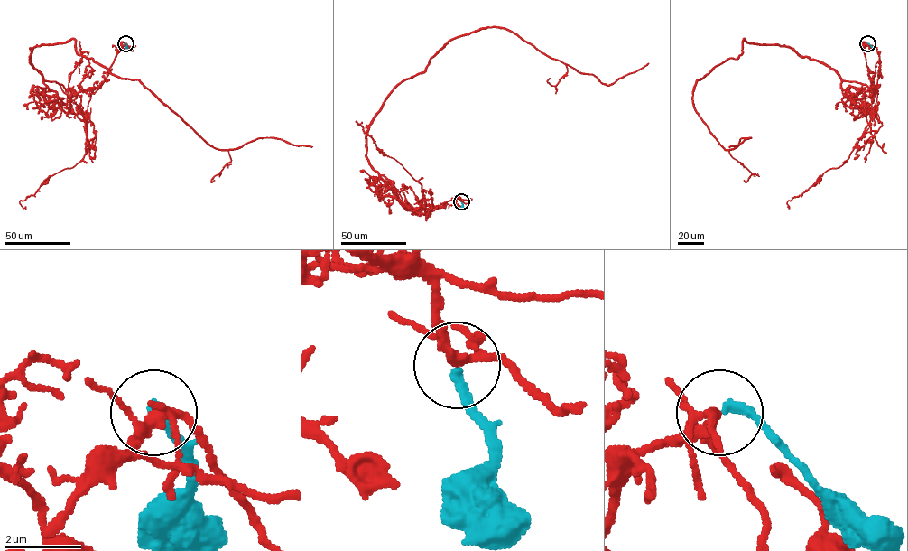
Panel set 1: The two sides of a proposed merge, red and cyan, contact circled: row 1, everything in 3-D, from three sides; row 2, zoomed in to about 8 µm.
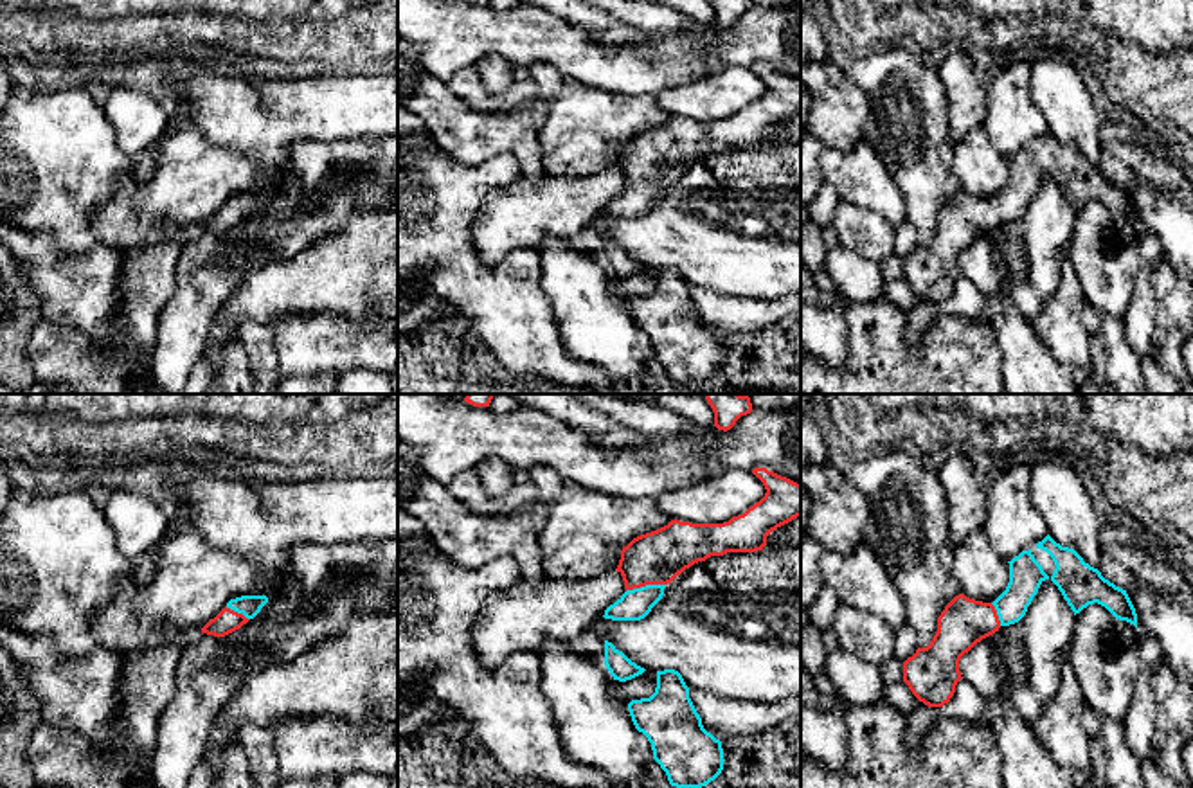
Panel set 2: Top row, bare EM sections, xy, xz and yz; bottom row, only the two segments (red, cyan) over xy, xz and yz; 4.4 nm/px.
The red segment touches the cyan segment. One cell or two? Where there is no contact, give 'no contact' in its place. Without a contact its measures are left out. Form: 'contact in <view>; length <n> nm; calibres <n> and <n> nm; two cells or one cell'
contact in xz; length 180 nm; calibres 240 and 140 nm; one cell

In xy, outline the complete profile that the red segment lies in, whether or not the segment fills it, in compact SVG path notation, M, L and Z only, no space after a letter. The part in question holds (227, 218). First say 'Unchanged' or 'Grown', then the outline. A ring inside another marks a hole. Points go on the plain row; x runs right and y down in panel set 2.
Grown. M241 193L230 196L227 203L202 225L202 230L225 234L254 216L266 200L266 193Z

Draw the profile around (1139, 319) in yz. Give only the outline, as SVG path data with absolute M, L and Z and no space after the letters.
M1141 255L1135 290L1125 315L1126 340L1141 362L1152 356L1155 308L1157 302L1152 290L1152 263Z

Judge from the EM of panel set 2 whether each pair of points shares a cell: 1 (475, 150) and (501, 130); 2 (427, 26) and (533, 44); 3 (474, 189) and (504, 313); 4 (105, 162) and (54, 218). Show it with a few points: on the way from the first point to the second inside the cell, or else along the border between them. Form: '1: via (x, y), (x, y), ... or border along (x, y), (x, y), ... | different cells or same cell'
1: via (481, 144), (495, 134) | same cell
2: via (454, 31), (506, 31) | same cell
3: via (457, 220), (457, 267), (474, 283) | same cell
4: via (90, 177), (69, 204) | same cell

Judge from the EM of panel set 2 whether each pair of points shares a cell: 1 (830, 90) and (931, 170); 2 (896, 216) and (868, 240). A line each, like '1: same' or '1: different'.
1: different
2: different

